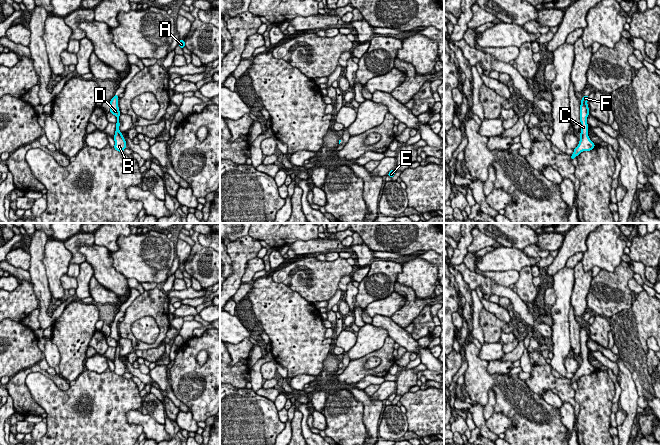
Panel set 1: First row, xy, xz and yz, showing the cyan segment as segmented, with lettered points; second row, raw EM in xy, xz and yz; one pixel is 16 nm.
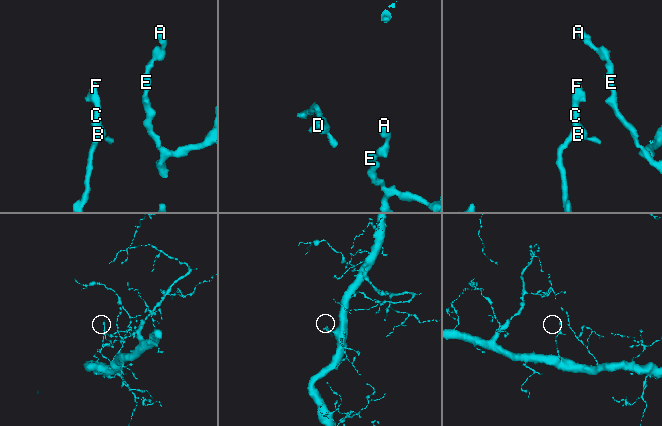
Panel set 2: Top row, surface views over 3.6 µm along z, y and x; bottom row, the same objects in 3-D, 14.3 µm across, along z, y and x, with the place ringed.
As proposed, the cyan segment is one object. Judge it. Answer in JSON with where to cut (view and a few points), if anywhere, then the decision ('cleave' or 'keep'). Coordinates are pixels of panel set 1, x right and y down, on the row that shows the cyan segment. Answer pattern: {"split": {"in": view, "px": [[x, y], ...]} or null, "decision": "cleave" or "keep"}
{"split": null, "decision": "keep"}

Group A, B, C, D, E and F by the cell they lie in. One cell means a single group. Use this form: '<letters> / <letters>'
A B C D E F

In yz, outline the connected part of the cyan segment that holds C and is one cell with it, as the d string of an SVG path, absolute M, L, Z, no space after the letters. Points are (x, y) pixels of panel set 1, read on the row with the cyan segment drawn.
M584 95L584 97L581 99L580 105L581 136L578 146L574 149L574 152L571 155L571 160L578 156L581 152L590 151L595 147L595 144L590 140L588 136L587 116L589 115L589 108L587 102L588 95Z

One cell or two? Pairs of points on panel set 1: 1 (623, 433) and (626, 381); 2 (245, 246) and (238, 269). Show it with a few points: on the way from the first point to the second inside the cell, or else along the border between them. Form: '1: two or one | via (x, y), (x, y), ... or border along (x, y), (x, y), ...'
1: one | via (629, 420), (628, 394)
2: one | via (240, 252), (239, 263)

